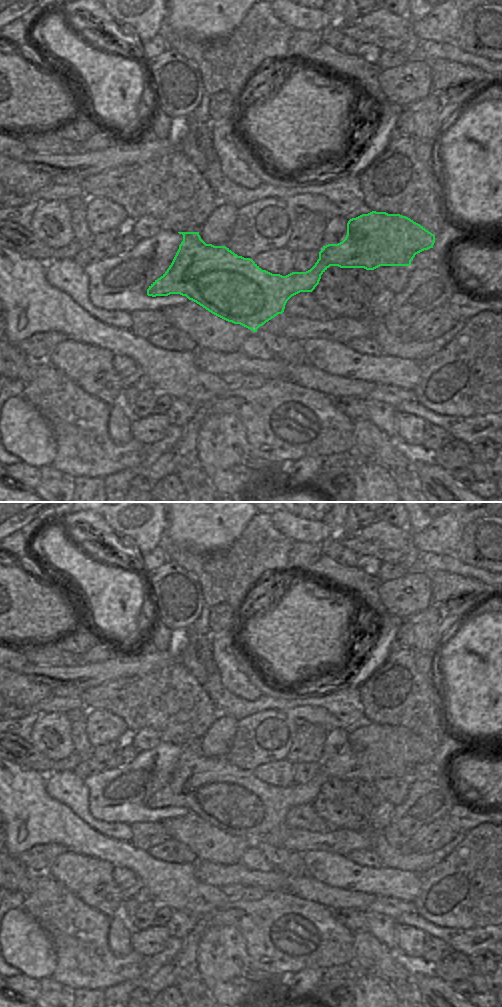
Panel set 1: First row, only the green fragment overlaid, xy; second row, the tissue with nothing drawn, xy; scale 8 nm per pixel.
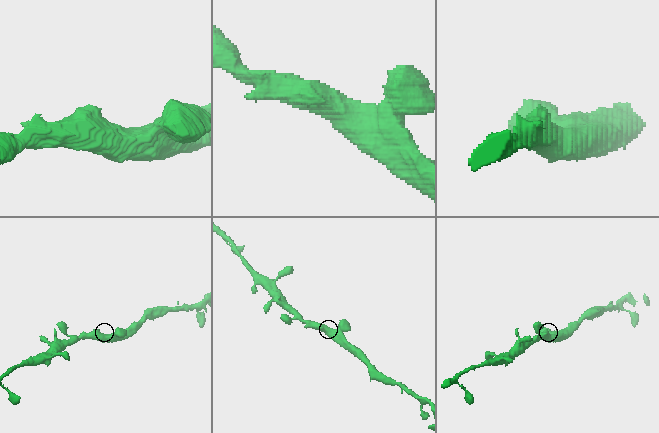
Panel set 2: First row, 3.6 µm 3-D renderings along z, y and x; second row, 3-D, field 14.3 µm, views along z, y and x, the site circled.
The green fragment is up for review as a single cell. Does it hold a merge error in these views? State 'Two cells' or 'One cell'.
One cell.

